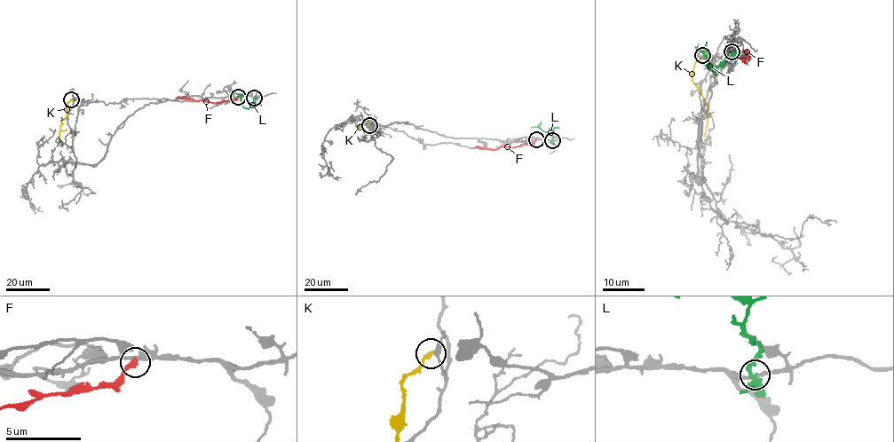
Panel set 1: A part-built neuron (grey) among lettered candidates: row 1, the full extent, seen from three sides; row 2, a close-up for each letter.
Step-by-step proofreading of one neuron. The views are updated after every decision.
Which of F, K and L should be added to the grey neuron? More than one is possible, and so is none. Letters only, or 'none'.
none

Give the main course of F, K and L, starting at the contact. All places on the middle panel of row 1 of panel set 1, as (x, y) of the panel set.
F: (536, 139), (533, 143), (494, 150), (474, 147)
K: (369, 125), (365, 120), (359, 125)
L: (552, 140), (550, 134), (538, 127), (531, 127)

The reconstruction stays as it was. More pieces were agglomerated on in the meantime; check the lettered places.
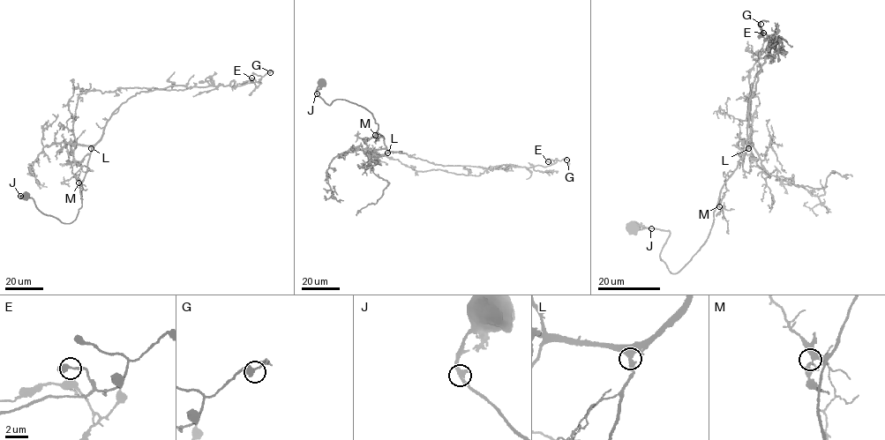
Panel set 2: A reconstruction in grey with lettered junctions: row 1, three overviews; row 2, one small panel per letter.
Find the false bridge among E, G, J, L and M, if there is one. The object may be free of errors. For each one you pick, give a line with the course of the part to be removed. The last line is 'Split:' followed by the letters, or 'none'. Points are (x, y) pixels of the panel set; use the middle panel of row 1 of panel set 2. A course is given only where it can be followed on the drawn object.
Split: none

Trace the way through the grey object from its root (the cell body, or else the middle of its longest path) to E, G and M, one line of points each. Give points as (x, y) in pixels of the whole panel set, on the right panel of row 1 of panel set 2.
E: (632, 227), (670, 232), (660, 258), (672, 273), (705, 242), (748, 148), (748, 101), (776, 48), (763, 33)
G: (632, 227), (670, 232), (660, 258), (672, 273), (706, 240), (776, 48), (761, 24)
M: (632, 227), (670, 232), (660, 258), (671, 272), (676, 273), (706, 240), (713, 224), (713, 212), (719, 206)

